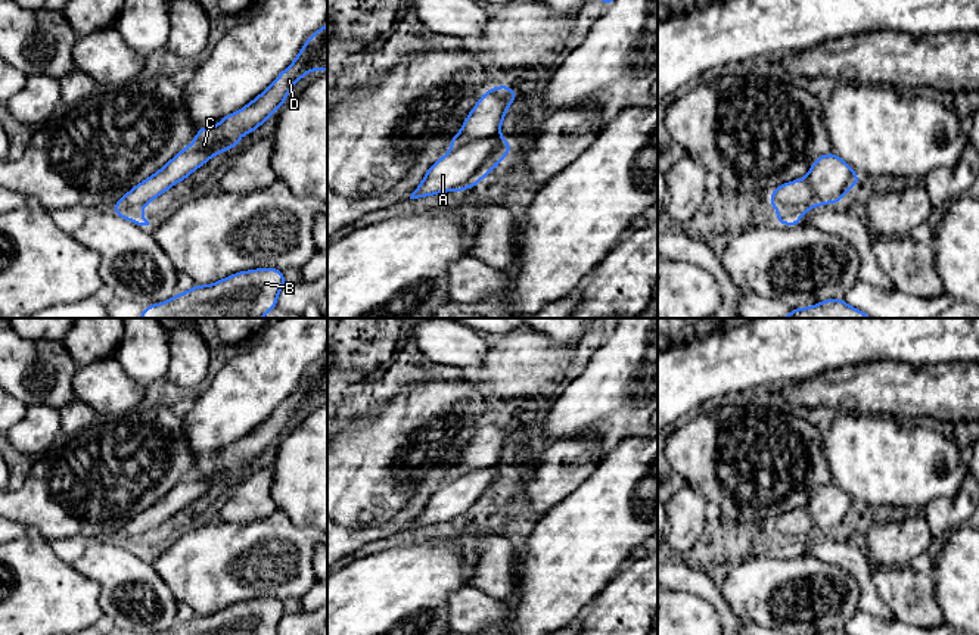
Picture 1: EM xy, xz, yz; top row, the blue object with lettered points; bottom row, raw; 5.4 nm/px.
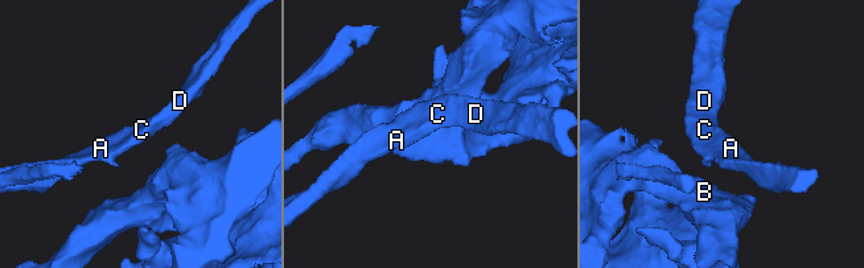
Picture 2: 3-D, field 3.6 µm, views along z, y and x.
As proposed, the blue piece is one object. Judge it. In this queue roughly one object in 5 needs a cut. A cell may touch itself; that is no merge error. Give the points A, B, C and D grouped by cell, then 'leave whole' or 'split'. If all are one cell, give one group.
A B C D; leave whole

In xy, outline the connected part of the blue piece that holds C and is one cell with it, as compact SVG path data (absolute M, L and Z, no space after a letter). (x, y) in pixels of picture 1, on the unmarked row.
M327 354L317 359L301 379L288 399L249 432L242 441L220 449L215 458L201 457L195 471L177 483L164 498L133 517L119 529L112 542L137 555L149 555L142 545L147 532L167 522L175 513L186 510L190 502L208 492L214 485L236 477L245 463L254 463L279 436L286 432L288 421L311 399L327 399Z

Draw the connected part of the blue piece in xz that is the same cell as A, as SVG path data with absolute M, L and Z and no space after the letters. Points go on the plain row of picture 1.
M509 415L490 418L470 441L460 463L450 470L451 482L428 501L410 529L475 517L512 480L498 463L507 436L518 423Z

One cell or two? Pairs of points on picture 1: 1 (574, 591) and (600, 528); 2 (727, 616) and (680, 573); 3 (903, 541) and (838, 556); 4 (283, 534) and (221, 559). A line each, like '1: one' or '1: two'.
1: one
2: one
3: two
4: one

